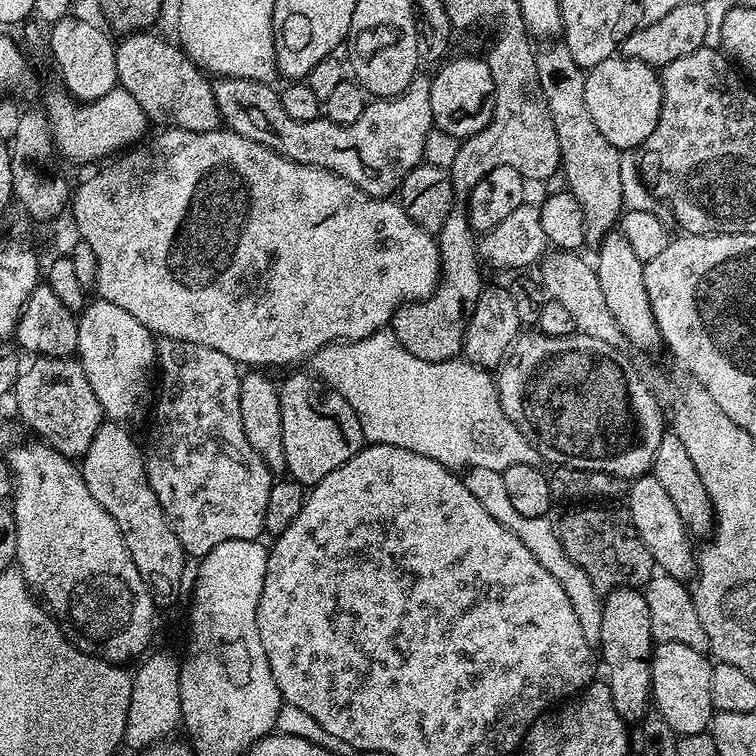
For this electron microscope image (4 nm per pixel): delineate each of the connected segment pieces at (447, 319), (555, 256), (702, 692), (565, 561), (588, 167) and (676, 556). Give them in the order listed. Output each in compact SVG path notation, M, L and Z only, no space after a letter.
M457 206L450 210L450 218L442 222L442 230L438 233L440 245L440 275L442 277L439 286L432 291L431 296L424 300L405 302L392 315L390 331L396 335L396 340L402 342L402 346L414 358L422 358L426 362L442 362L443 360L457 359L464 351L464 331L468 325L468 319L472 317L474 306L480 300L480 293L486 287L486 281L480 277L481 261L478 259L478 233L472 229L472 223L468 220L468 213L463 207Z
M552 250L543 257L539 268L539 283L551 299L562 302L562 306L574 317L576 332L598 338L598 342L615 345L621 343L620 327L618 322L614 322L614 314L610 312L610 306L606 304L606 297L602 294L602 282L598 282L596 269L589 261L587 264L576 252Z
M666 642L653 647L651 703L677 737L709 731L714 715L710 698L712 665L713 661L705 653L690 650L690 646L682 646L682 642Z
M470 468L463 473L462 479L466 490L470 490L470 494L474 494L474 498L478 498L482 506L486 506L490 518L502 522L502 526L506 526L515 536L522 538L526 550L530 550L530 554L534 554L534 558L542 562L545 570L550 570L550 574L558 578L558 586L566 590L566 598L570 598L570 606L574 606L574 614L578 614L578 622L582 626L582 638L586 638L586 642L593 650L599 649L602 638L602 610L604 609L601 593L596 592L594 582L586 578L586 570L570 562L570 554L562 550L562 542L556 533L556 524L548 516L522 518L522 514L518 514L518 510L514 510L513 504L510 503L510 497L506 494L506 485L502 482L502 472L498 470Z
M552 40L544 47L537 49L536 65L538 66L538 78L542 83L542 90L547 98L547 105L550 106L550 114L554 119L554 130L558 135L560 161L562 176L566 178L565 187L571 193L578 206L582 209L584 226L584 245L592 252L597 251L601 242L615 229L623 213L622 181L621 181L621 151L607 141L598 126L594 123L594 118L590 115L590 110L586 105L585 71L574 62L573 55L563 41Z
M649 474L631 481L628 486L626 503L628 503L626 515L634 522L634 530L638 530L638 538L642 538L642 542L646 542L646 550L650 550L653 565L659 571L670 574L674 578L685 582L691 581L696 571L694 548L692 552L692 543L694 543L694 540L687 526L682 522L682 514L678 514L678 510L674 506L674 501L667 496L666 490L659 484L658 478L654 478Z

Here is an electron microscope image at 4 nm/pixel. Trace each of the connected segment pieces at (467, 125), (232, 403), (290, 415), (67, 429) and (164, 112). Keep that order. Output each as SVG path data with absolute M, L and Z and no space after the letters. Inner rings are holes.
M456 56L439 65L436 76L431 77L430 110L435 131L455 136L457 141L478 134L494 114L496 87L487 59L476 56Z
M161 339L156 346L156 359L158 361L159 380L158 395L154 400L156 417L152 420L152 433L148 436L148 445L145 443L142 451L144 454L144 469L148 475L150 490L154 490L154 498L158 498L164 516L168 519L168 525L174 530L178 542L182 542L185 553L189 557L193 556L193 558L205 556L207 552L214 550L214 546L222 546L222 542L260 540L265 535L266 502L270 499L274 474L266 466L266 462L262 458L258 458L258 454L254 454L254 446L250 446L250 441L246 438L246 430L242 430L242 414L238 410L241 369L236 361L226 358L226 354L221 354L219 350L210 350L210 346L198 346L198 342Z
M307 371L296 372L288 376L279 385L280 405L282 406L282 446L286 454L286 472L297 484L311 486L322 482L330 470L338 470L342 462L350 462L354 454L365 447L366 441L362 434L362 426L358 422L358 414L354 414L354 403L347 400L345 393L339 388L331 388L319 376Z
M42 356L31 361L33 364L23 369L16 377L14 397L20 416L37 432L39 439L58 454L69 458L83 458L86 450L90 450L90 442L94 442L94 434L98 434L106 417L98 402L94 390L90 386L90 378L86 378L86 370L82 370L79 359L72 356Z
M131 33L115 45L119 87L133 95L137 107L143 110L151 123L160 124L159 127L190 130L192 133L206 133L218 128L222 121L211 79L179 45L152 34Z

